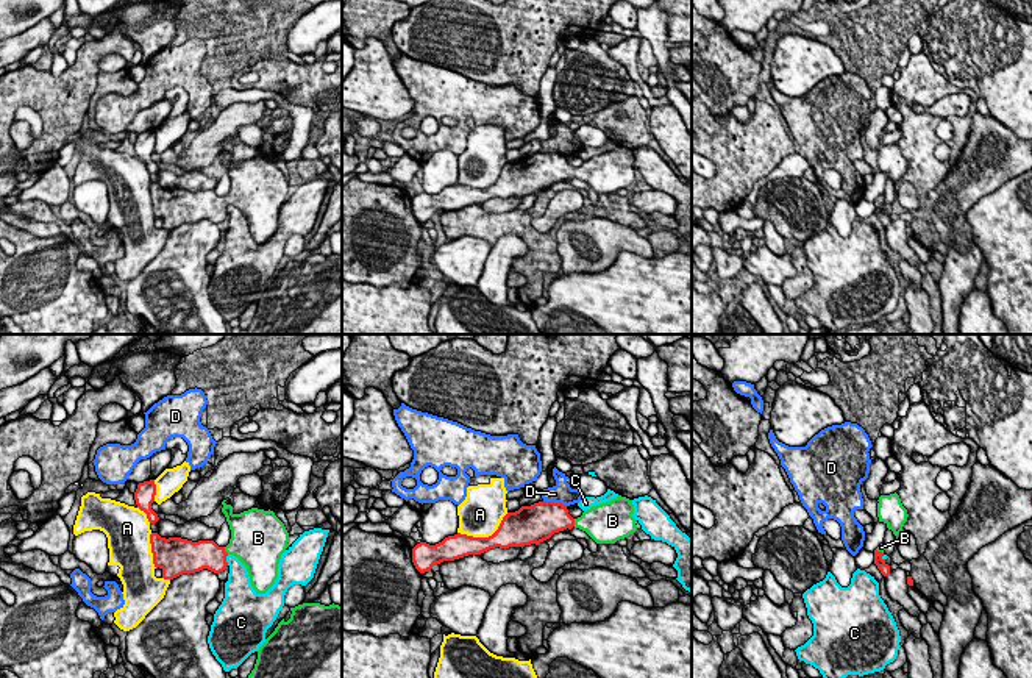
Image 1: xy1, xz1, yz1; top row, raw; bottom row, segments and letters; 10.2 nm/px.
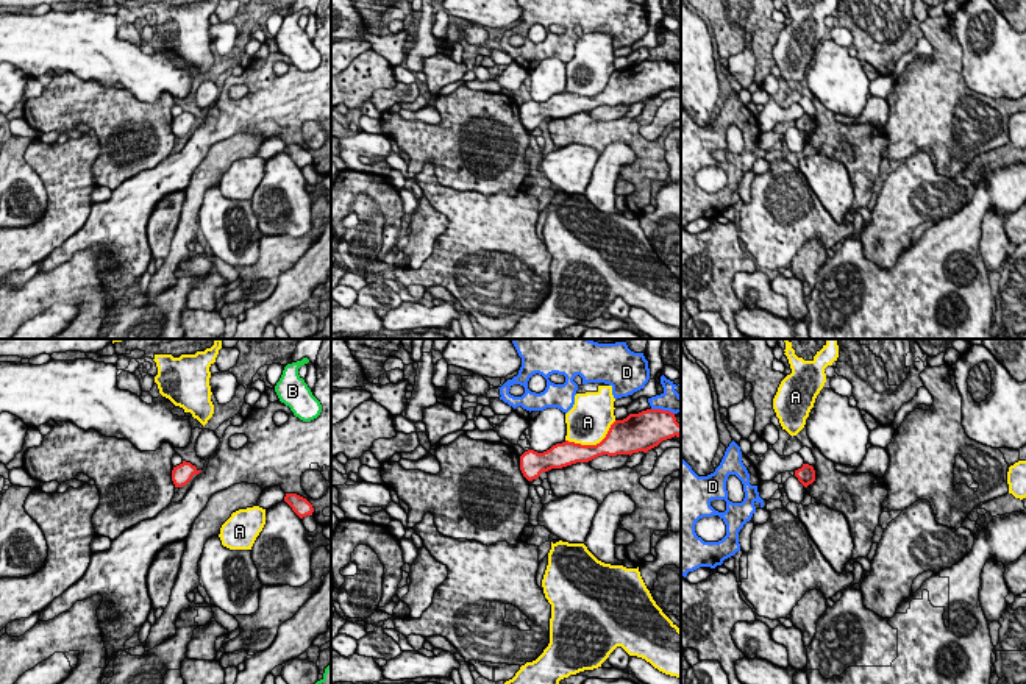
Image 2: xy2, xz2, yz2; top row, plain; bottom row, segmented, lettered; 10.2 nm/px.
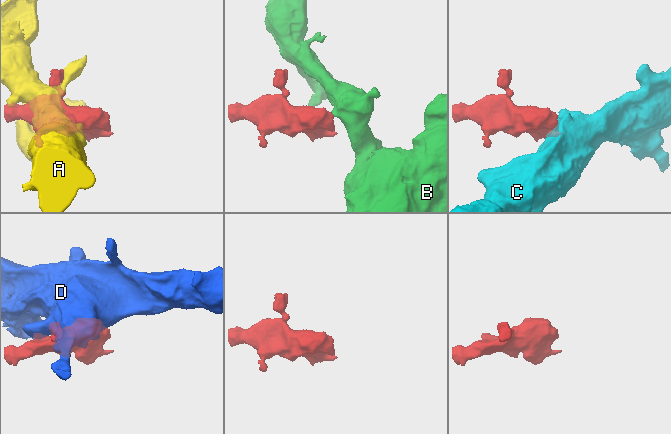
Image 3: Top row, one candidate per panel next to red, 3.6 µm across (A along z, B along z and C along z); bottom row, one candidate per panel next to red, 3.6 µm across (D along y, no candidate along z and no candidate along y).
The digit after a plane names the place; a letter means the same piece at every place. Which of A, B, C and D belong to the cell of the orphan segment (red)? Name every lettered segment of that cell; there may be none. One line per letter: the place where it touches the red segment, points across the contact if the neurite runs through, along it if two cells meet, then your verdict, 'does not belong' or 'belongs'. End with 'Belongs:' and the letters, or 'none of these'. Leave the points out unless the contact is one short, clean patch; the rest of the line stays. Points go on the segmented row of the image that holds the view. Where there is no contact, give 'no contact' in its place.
A: meets red in xz1 at (484, 538); does not belong
B: meets red in xy1 at (224, 550); runs through xy1 (200, 555), (217, 555), (224, 550), (247, 544); belongs
C: meets red in xy1 at (225, 560); border along xy1 (228, 555), (227, 564); does not belong
D: meets red in xz1 at (553, 502); does not belong
Belongs: B

